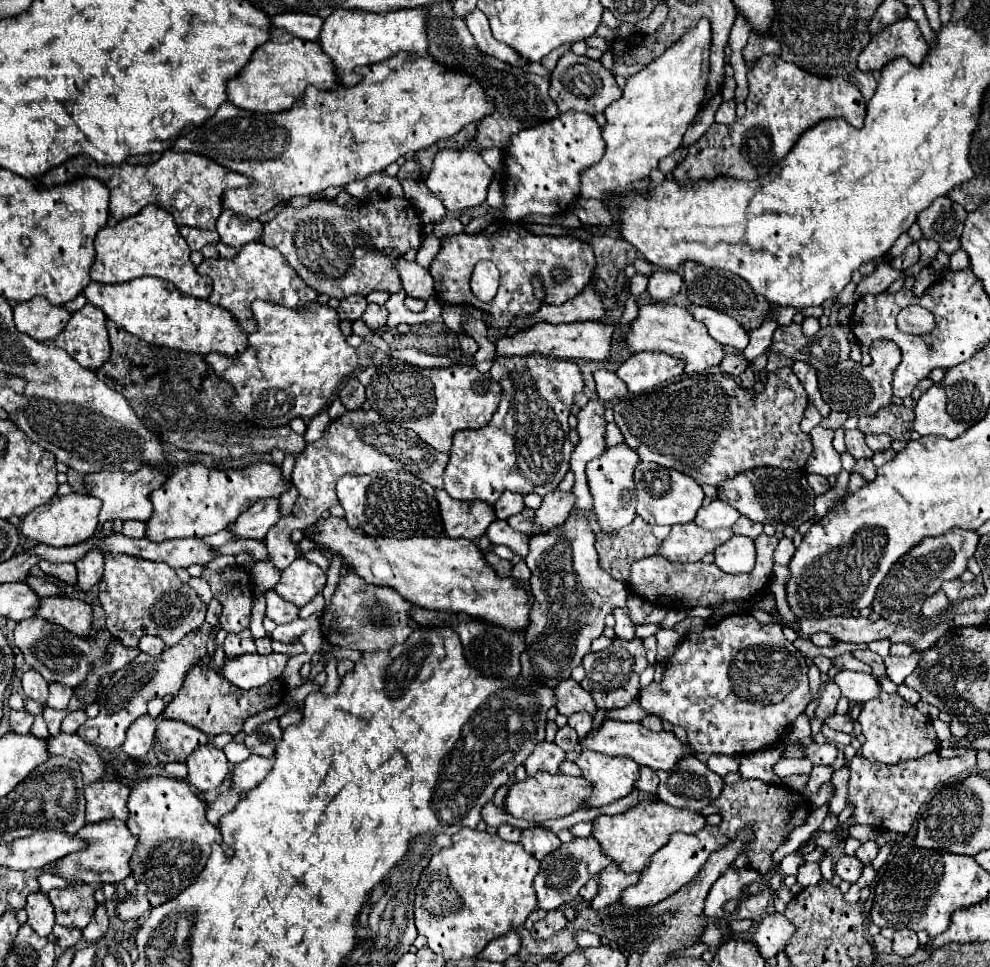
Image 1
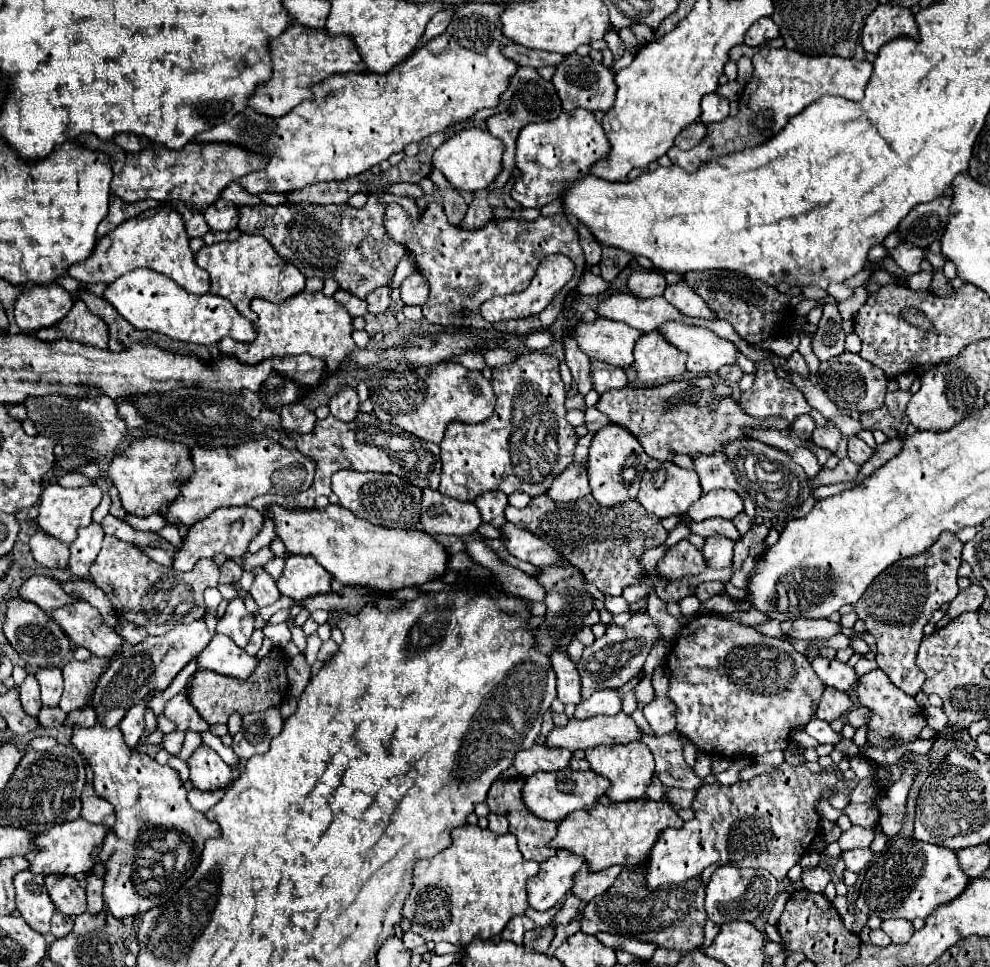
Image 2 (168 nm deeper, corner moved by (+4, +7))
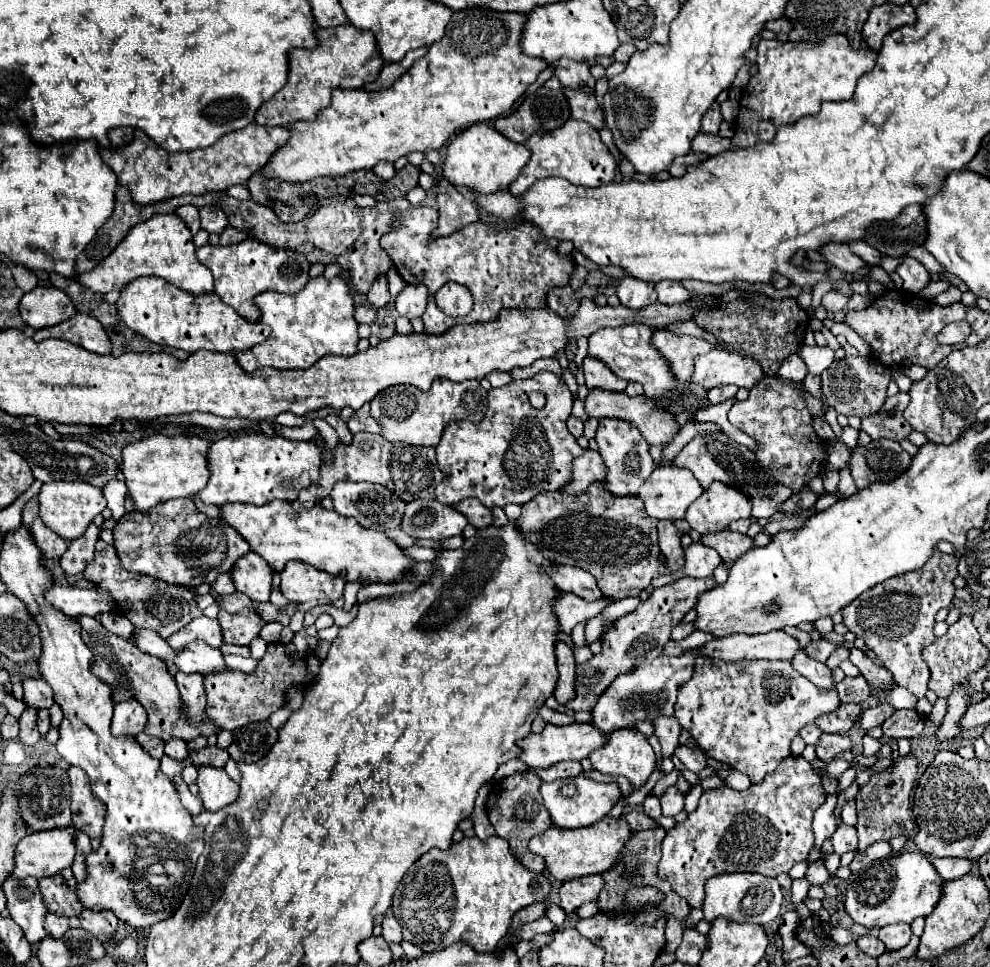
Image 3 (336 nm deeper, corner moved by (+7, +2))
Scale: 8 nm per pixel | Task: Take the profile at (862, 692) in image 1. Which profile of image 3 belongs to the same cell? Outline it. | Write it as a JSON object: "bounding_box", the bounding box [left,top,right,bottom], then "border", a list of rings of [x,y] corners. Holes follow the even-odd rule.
{"bounding_box":[792,651,836,689],"border":[[[798,651],[792,659],[792,665],[806,677],[810,679],[816,687],[822,687],[822,689],[832,689],[836,687],[834,683],[834,677],[832,677],[832,669],[828,669],[826,663],[820,663],[812,657],[806,657],[804,651]]]}

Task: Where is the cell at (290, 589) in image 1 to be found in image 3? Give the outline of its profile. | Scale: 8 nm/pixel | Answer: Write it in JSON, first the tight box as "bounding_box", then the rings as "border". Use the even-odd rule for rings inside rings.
{"bounding_box":[280,561,344,603],"border":[[[290,561],[282,571],[280,591],[288,601],[324,601],[334,603],[342,597],[344,591],[344,577],[332,577],[312,565],[302,561]]]}

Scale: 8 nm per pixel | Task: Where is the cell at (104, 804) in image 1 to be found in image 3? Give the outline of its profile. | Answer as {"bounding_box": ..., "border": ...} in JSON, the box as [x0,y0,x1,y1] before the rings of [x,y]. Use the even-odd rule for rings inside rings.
{"bounding_box":[68,767,104,839],"border":[[[70,767],[68,773],[72,779],[72,823],[90,839],[100,839],[104,827],[104,805],[94,799],[88,775],[82,769]]]}

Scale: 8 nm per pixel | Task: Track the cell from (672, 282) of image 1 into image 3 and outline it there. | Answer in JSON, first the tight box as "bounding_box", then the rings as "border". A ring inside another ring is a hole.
{"bounding_box":[618,275,656,309],"border":[[[626,275],[618,285],[618,299],[622,305],[640,309],[640,307],[656,303],[656,291],[654,291],[652,283]]]}

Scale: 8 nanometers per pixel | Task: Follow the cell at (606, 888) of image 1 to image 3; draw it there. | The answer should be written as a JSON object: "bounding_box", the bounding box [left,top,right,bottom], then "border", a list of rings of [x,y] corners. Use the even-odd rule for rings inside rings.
{"bounding_box":[560,875,604,915],"border":[[[588,875],[584,879],[574,879],[574,881],[564,881],[560,887],[560,899],[562,899],[562,909],[570,915],[574,913],[582,903],[596,901],[598,893],[604,887],[602,875]]]}

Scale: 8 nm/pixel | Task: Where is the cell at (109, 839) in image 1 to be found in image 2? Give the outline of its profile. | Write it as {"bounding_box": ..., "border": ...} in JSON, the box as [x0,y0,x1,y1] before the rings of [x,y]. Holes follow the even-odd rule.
{"bounding_box":[25,818,109,876],"border":[[[77,818],[73,822],[65,822],[61,826],[51,828],[49,832],[43,832],[39,836],[35,836],[35,850],[31,850],[31,854],[25,854],[27,862],[31,864],[31,872],[35,874],[67,874],[67,876],[75,876],[79,872],[89,872],[93,868],[93,860],[91,860],[91,850],[99,844],[103,844],[105,834],[109,832],[107,826],[99,826],[99,824],[91,824],[85,822],[83,818]]]}

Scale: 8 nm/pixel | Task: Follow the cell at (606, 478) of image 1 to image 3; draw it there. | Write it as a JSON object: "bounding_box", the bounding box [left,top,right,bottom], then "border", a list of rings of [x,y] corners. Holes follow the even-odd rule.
{"bounding_box":[594,419,654,497],"border":[[[602,419],[594,439],[598,443],[598,453],[602,455],[604,465],[608,467],[604,487],[612,495],[620,495],[620,497],[638,495],[638,489],[642,487],[642,483],[648,479],[650,471],[654,469],[652,455],[648,451],[650,445],[640,435],[640,431],[636,431],[636,427],[632,427],[630,423],[620,421],[620,419]]]}

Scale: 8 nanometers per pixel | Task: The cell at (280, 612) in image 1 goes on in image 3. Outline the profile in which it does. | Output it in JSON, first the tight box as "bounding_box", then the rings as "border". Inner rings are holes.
{"bounding_box":[232,551,272,601],"border":[[[250,551],[232,569],[236,591],[248,595],[252,601],[268,601],[272,589],[272,569],[260,555]]]}

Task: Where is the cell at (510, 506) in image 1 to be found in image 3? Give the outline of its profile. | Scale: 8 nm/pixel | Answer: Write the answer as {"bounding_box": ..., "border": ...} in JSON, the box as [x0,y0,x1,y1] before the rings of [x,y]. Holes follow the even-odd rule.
{"bounding_box":[456,499,492,529],"border":[[[464,499],[464,503],[456,505],[456,509],[460,513],[464,513],[468,517],[468,521],[478,527],[478,529],[484,529],[484,527],[490,527],[492,525],[492,511],[488,507],[484,507],[478,499]]]}

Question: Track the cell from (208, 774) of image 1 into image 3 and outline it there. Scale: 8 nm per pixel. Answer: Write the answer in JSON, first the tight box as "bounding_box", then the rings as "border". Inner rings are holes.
{"bounding_box":[198,765,240,811],"border":[[[200,765],[198,767],[198,797],[202,799],[206,811],[218,811],[232,803],[240,791],[238,783],[228,777],[222,767]]]}

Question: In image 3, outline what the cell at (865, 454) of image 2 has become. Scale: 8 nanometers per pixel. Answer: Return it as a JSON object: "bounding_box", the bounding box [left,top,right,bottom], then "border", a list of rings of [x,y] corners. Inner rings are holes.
{"bounding_box":[848,439,910,489],"border":[[[880,439],[854,447],[848,465],[856,487],[862,489],[874,481],[890,481],[900,475],[910,465],[910,455],[900,447],[900,443]]]}

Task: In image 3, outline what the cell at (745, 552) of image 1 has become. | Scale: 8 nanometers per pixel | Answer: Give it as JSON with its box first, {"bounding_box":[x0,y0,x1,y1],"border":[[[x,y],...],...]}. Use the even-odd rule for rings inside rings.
{"bounding_box":[684,543,722,579],"border":[[[692,543],[686,549],[686,565],[684,565],[684,575],[696,577],[696,579],[706,579],[714,573],[714,569],[722,563],[720,555],[716,549],[706,547],[704,543]]]}

